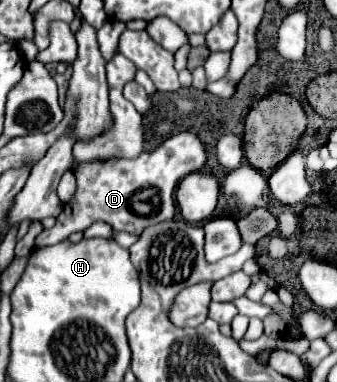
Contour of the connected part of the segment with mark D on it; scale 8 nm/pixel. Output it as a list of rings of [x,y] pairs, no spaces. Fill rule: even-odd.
[[[179,132],[167,138],[157,150],[143,152],[139,158],[111,158],[105,162],[89,162],[73,166],[77,176],[75,198],[63,206],[57,224],[51,230],[43,230],[35,246],[47,246],[61,242],[71,232],[83,232],[93,222],[105,222],[115,226],[115,230],[127,230],[131,234],[141,234],[145,228],[159,222],[171,220],[175,214],[175,188],[177,182],[191,170],[205,168],[205,148],[195,134]],[[191,152],[191,154],[183,154]]]

